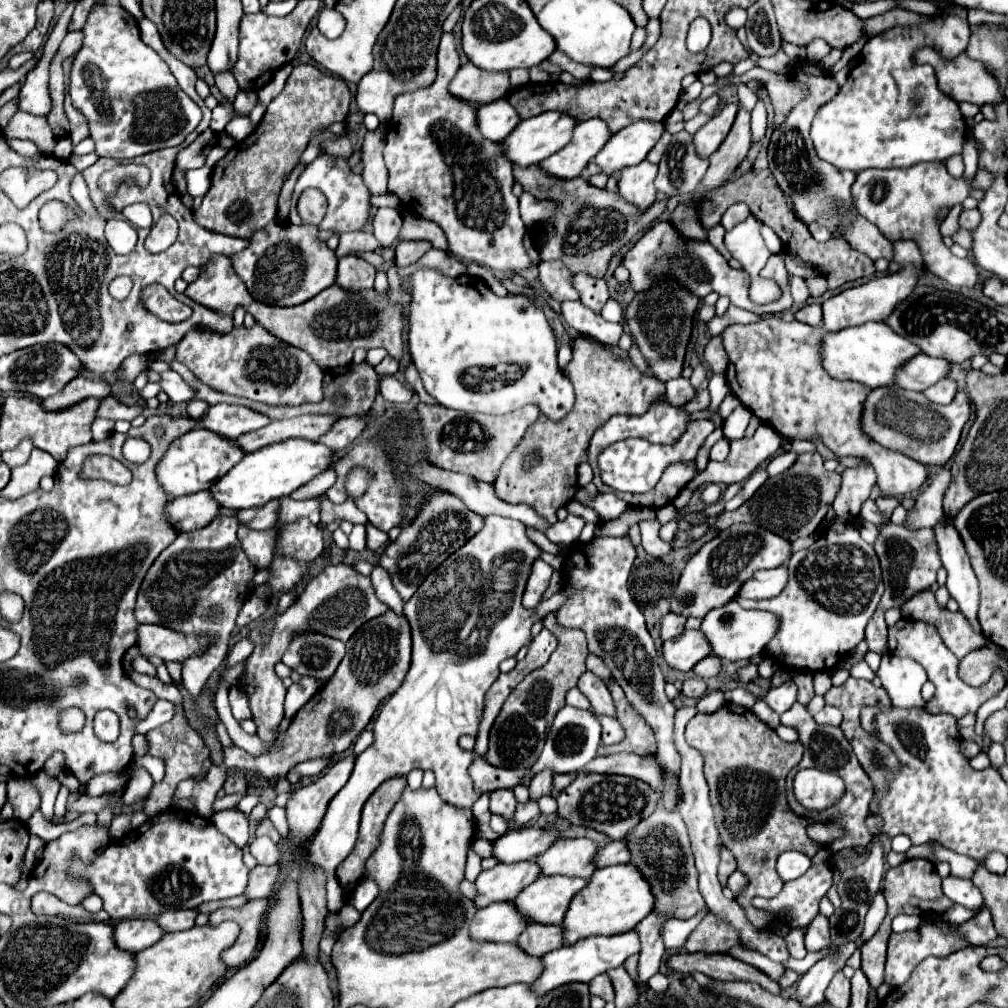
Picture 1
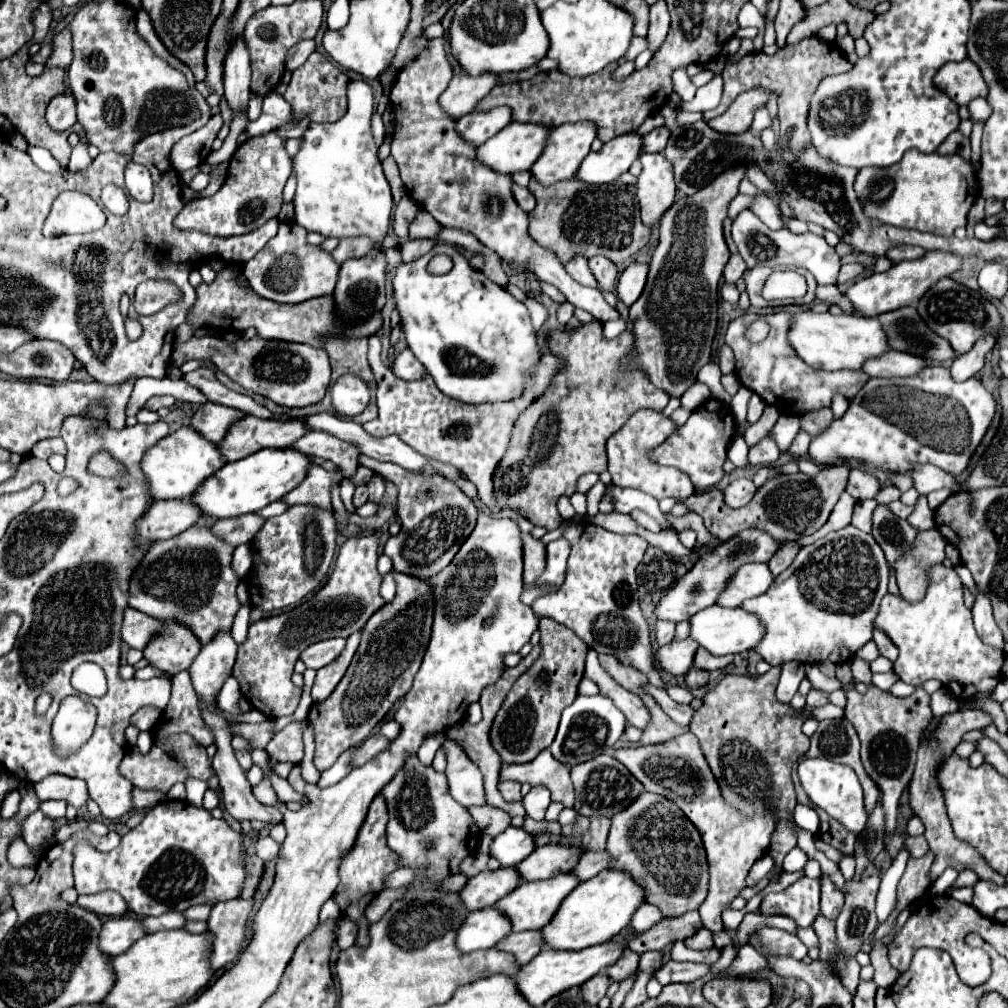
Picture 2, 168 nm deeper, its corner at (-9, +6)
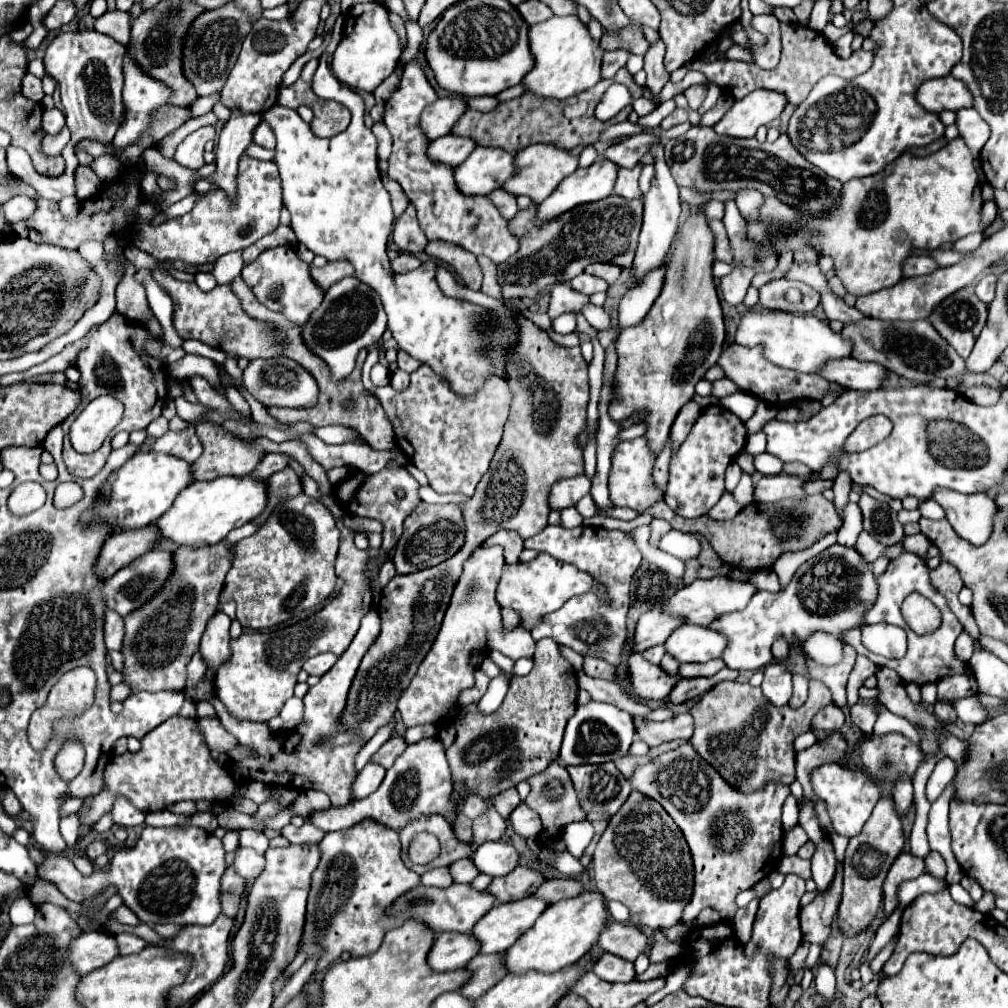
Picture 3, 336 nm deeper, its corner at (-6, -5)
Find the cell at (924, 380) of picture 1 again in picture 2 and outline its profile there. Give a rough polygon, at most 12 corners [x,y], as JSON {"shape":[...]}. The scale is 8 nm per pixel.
{"shape":[[889,350],[861,370],[869,376],[915,376],[925,360]]}

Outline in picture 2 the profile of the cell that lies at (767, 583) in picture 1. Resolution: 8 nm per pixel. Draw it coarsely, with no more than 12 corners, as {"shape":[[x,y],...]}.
{"shape":[[745,564],[731,576],[717,604],[737,608],[767,592],[775,576],[767,564]]}

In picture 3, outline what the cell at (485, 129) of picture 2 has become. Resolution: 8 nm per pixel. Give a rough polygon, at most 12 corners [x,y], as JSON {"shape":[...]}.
{"shape":[[444,135],[428,145],[428,157],[458,167],[476,149],[470,137]]}

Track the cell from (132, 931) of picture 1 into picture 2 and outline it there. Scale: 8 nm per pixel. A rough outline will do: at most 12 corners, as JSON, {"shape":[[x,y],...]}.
{"shape":[[109,918],[99,934],[107,956],[123,954],[143,936],[137,918]]}

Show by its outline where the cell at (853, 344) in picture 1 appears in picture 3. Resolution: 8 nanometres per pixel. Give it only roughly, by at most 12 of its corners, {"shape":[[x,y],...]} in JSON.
{"shape":[[748,309],[736,343],[820,373],[852,341],[814,315]]}

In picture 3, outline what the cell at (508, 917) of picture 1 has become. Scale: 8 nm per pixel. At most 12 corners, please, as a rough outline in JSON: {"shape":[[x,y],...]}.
{"shape":[[472,933],[438,935],[428,955],[434,971],[462,969],[480,953]]}

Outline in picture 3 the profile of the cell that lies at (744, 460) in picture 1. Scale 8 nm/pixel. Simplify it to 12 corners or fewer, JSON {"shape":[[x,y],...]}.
{"shape":[[772,453],[754,457],[754,467],[762,475],[778,475],[782,461]]}

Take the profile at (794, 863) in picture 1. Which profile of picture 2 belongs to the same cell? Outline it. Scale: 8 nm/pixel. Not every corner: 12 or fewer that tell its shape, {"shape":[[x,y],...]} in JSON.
{"shape":[[795,848],[785,856],[785,872],[801,870],[807,854]]}

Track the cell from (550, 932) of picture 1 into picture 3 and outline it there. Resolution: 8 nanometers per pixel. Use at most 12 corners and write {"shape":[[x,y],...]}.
{"shape":[[480,953],[466,965],[474,975],[460,989],[478,999],[510,971],[502,953]]}

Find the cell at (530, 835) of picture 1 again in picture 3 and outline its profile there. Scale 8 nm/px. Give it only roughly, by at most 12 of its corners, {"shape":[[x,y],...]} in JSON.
{"shape":[[486,841],[474,865],[492,877],[518,865],[518,851],[506,841]]}

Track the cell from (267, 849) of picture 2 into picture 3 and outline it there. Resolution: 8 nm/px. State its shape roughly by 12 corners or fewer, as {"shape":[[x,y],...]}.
{"shape":[[254,849],[236,851],[234,869],[256,879],[266,867],[264,855]]}

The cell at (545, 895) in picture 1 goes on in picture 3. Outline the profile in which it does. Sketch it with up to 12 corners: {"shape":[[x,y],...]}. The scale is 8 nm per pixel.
{"shape":[[548,901],[494,905],[472,929],[482,953],[510,949]]}

